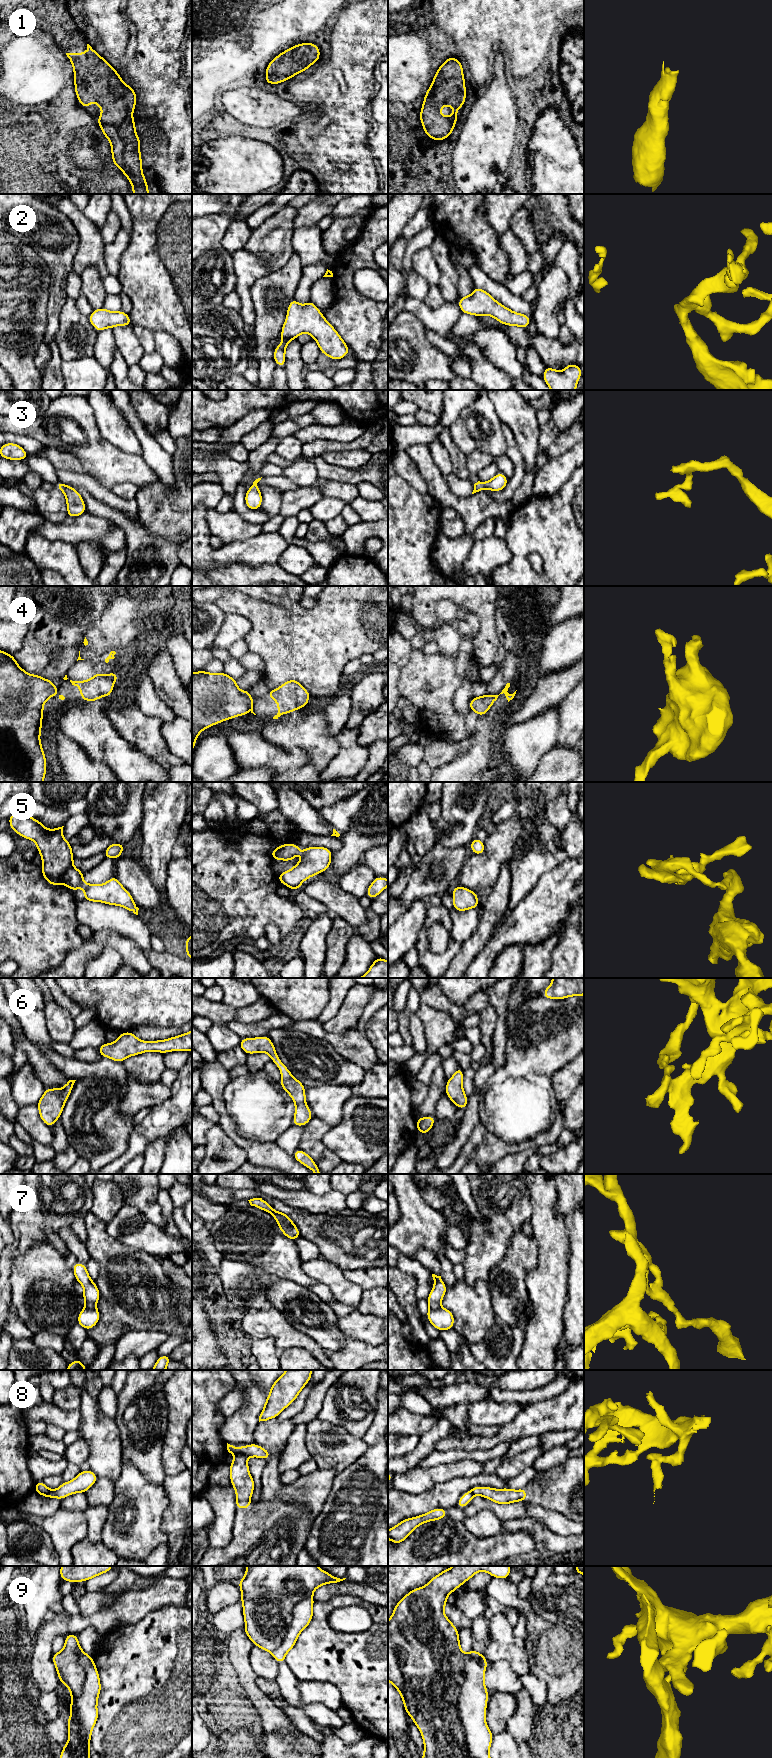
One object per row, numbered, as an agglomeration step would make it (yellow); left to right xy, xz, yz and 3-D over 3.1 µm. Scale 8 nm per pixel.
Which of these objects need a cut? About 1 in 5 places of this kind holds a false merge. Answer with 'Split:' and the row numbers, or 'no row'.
Split: 4, 8, 9

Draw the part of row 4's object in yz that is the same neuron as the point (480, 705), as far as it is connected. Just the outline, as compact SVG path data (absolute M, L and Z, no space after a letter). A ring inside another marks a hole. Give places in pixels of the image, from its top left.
M507 683L500 694L503 694L506 690L508 690L509 687L510 683ZM486 694L479 697L473 697L469 703L469 709L476 712L478 716L483 716L488 712L499 695Z

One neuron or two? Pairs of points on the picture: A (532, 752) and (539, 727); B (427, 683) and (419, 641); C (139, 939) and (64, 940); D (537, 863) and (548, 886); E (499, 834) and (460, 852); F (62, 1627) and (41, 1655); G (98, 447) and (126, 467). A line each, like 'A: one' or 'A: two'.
A: one
B: two
C: two
D: two
E: two
F: one
G: one

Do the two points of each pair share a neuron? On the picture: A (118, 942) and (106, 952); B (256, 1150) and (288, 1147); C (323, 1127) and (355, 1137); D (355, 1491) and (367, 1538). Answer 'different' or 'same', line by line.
A: different
B: different
C: different
D: same

